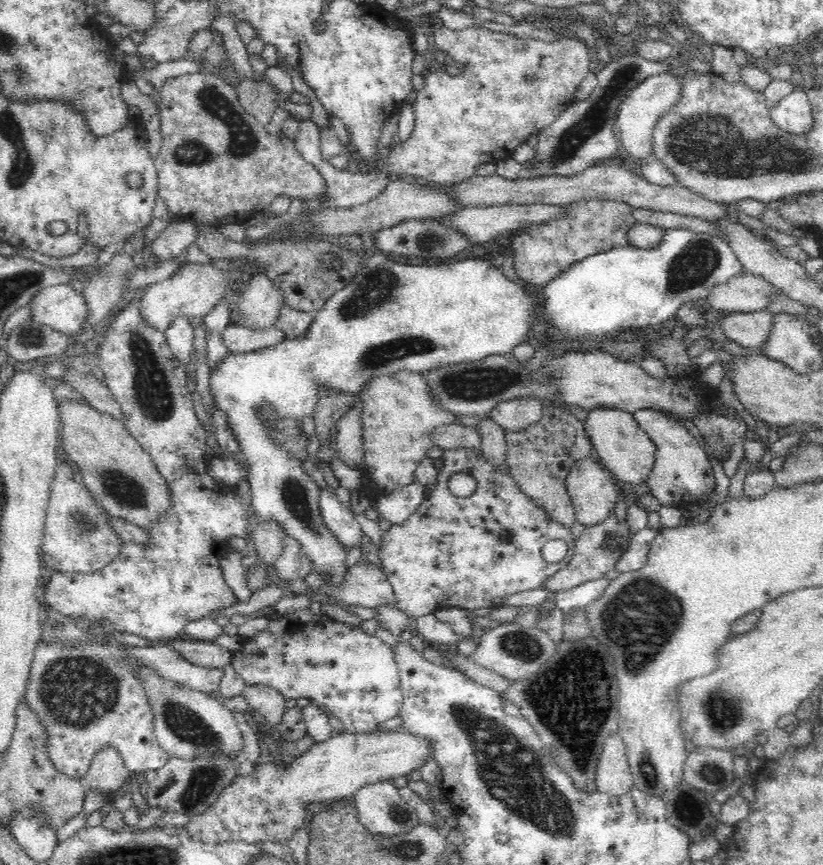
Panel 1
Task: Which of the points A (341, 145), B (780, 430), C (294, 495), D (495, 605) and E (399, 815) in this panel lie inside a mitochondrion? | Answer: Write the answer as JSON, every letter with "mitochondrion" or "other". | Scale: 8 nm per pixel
{"A":"other","B":"other","C":"mitochondrion","D":"other","E":"mitochondrion"}

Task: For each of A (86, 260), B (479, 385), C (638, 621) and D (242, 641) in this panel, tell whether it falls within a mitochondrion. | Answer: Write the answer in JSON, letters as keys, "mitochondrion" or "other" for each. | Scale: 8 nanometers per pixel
{"A":"other","B":"mitochondrion","C":"mitochondrion","D":"other"}

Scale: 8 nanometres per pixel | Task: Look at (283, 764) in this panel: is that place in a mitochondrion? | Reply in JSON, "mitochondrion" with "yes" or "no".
{"mitochondrion":"no"}

